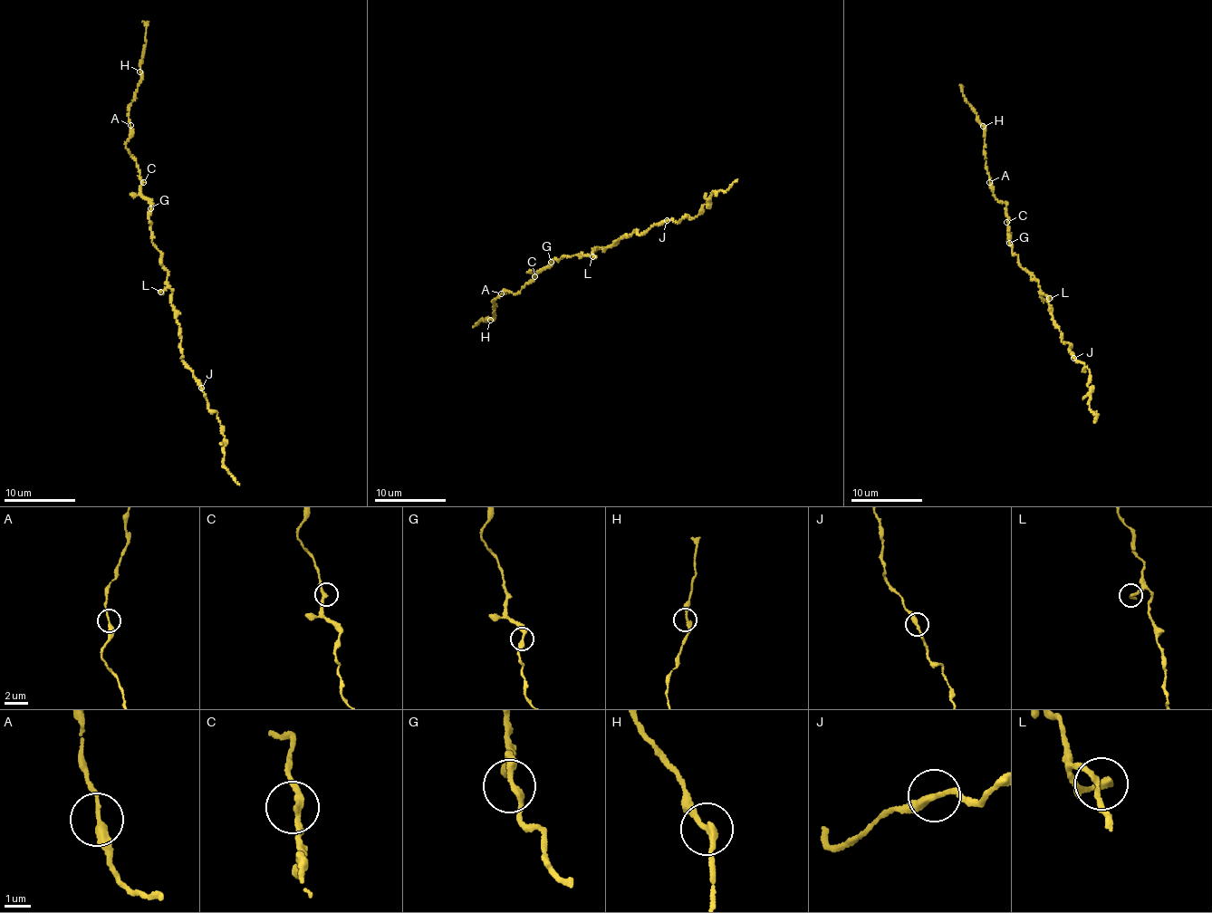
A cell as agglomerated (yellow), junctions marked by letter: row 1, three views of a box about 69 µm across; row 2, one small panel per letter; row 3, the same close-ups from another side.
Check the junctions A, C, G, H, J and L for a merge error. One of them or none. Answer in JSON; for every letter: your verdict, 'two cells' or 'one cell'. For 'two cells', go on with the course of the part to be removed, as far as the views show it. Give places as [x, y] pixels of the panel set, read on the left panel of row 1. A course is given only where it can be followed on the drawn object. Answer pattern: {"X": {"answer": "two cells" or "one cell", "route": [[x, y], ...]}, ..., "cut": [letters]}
{"A": {"answer": "one cell"}, "C": {"answer": "one cell"}, "G": {"answer": "one cell"}, "H": {"answer": "one cell"}, "J": {"answer": "one cell"}, "L": {"answer": "one cell"}, "cut": []}

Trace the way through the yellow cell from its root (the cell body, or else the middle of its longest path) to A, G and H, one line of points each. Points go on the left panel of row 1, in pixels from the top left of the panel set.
A: (160, 259), (160, 254), (151, 235), (150, 203), (141, 195), (140, 169), (126, 146), (130, 125)
G: (160, 259), (160, 254), (151, 235), (150, 208)
H: (160, 259), (151, 235), (150, 203), (141, 195), (140, 169), (126, 146), (129, 108), (140, 80), (139, 72)

